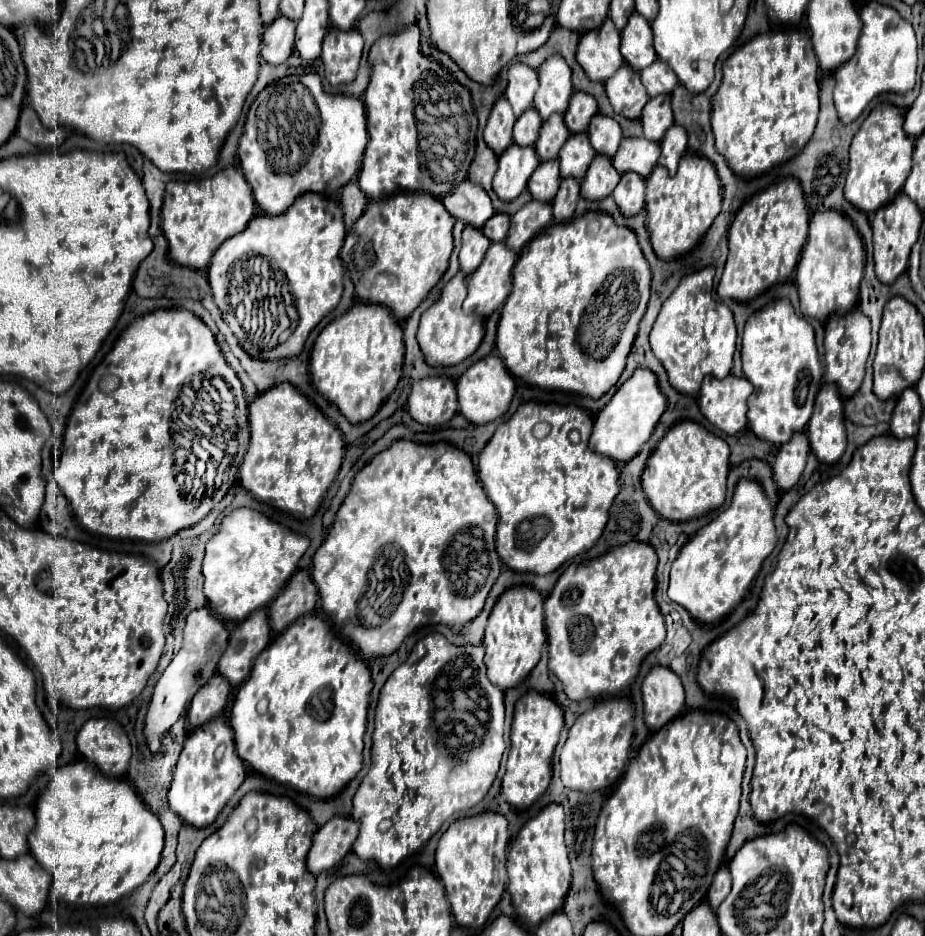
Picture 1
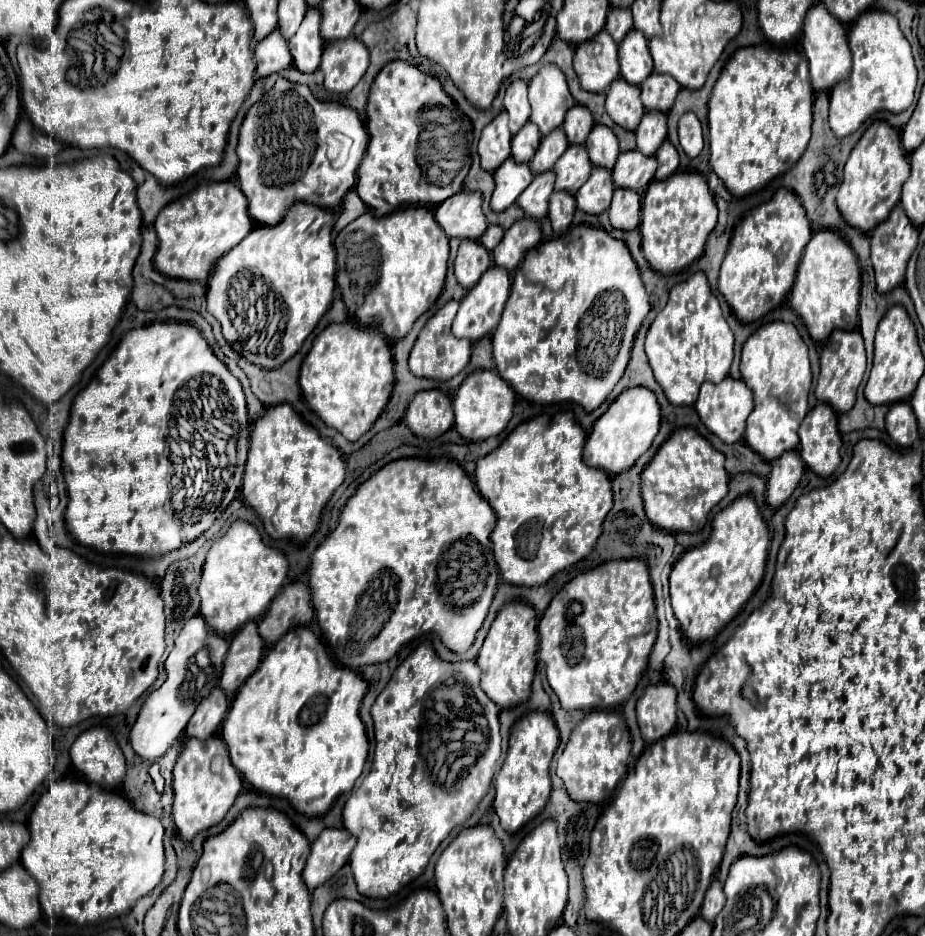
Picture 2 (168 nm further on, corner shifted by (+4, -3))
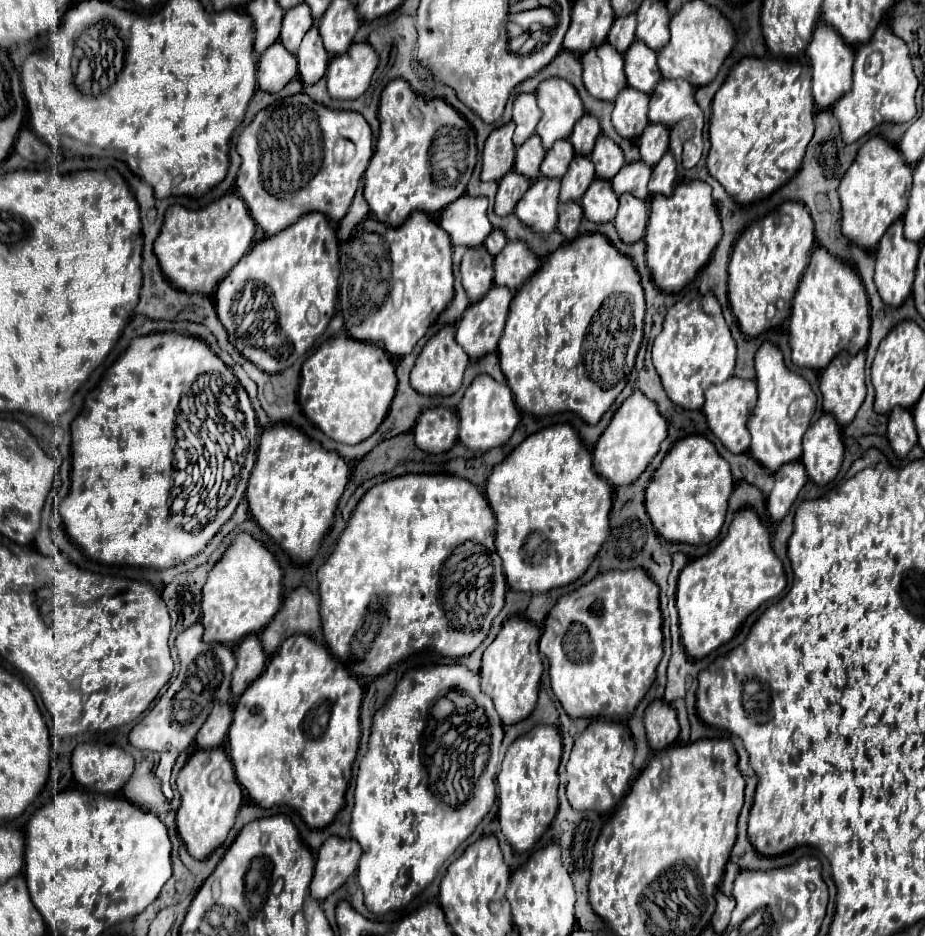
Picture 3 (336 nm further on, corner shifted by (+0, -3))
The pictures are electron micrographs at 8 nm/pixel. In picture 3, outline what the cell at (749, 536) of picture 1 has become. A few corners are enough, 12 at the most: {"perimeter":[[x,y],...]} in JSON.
{"perimeter":[[753,509],[685,565],[681,643],[703,659],[785,589]]}

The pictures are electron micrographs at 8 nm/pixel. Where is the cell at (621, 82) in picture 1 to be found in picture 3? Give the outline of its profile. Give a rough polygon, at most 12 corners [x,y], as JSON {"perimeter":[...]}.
{"perimeter":[[631,87],[615,99],[613,127],[625,139],[647,127],[647,97]]}

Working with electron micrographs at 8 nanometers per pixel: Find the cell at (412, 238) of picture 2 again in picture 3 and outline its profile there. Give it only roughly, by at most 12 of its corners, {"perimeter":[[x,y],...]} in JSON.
{"perimeter":[[429,215],[341,243],[341,315],[405,357],[451,303]]}

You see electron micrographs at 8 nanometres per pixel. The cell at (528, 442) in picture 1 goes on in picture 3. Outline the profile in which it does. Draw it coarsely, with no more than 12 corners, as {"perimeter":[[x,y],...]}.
{"perimeter":[[571,425],[529,435],[487,479],[507,585],[577,581],[613,489]]}

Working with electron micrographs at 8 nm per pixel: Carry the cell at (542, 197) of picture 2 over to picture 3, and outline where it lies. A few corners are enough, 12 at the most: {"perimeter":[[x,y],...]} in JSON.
{"perimeter":[[539,177],[515,207],[537,235],[555,231],[559,179]]}

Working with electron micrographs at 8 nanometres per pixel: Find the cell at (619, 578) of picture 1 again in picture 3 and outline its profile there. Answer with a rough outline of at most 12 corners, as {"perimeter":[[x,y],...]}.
{"perimeter":[[601,573],[539,651],[569,717],[625,719],[663,657],[659,587]]}

